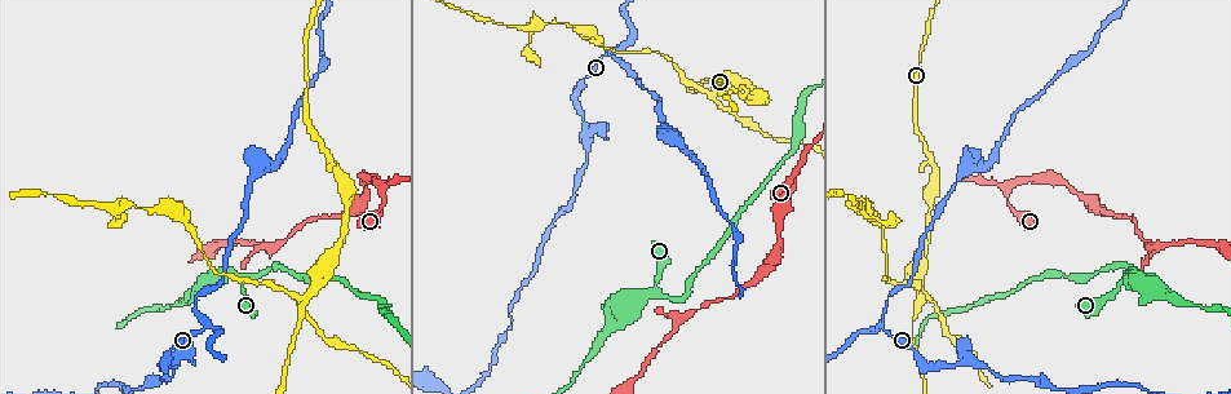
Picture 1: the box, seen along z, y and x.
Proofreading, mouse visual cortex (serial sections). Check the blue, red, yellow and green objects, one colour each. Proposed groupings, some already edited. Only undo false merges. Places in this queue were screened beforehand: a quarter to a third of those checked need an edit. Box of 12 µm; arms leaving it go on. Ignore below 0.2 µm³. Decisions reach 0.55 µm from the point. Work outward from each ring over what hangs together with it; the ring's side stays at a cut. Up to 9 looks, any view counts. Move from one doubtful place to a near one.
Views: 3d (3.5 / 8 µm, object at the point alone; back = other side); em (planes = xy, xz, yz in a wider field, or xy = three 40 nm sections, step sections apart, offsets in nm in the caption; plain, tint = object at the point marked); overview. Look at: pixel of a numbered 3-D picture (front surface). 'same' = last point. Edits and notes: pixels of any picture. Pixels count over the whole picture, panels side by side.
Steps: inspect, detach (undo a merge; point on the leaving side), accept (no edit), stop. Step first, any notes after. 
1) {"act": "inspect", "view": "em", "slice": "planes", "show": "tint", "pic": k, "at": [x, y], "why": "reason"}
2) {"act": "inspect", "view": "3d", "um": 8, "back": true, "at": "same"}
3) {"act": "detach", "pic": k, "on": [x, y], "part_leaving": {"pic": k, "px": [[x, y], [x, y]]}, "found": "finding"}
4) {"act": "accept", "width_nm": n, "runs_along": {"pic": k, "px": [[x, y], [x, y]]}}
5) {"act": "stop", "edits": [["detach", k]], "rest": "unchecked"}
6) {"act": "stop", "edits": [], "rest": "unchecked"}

{"act": "inspect", "view": "3d", "um": 3.5, "pic": 1, "at": [993, 370], "why": "narrows sharply"}

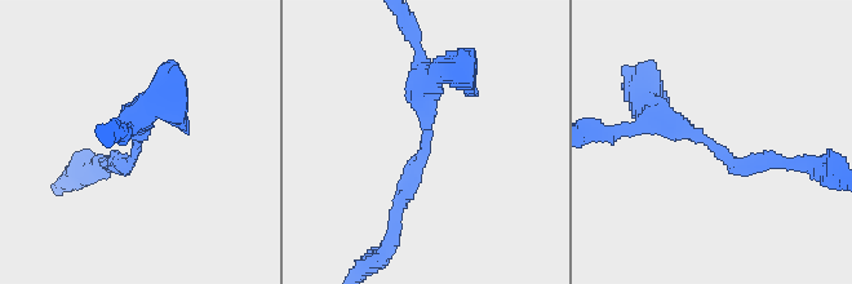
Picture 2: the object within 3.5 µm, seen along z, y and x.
{"act": "inspect", "view": "em", "slice": "xy", "step": 1, "show": "tint", "pic": 2, "at": [711, 143]}

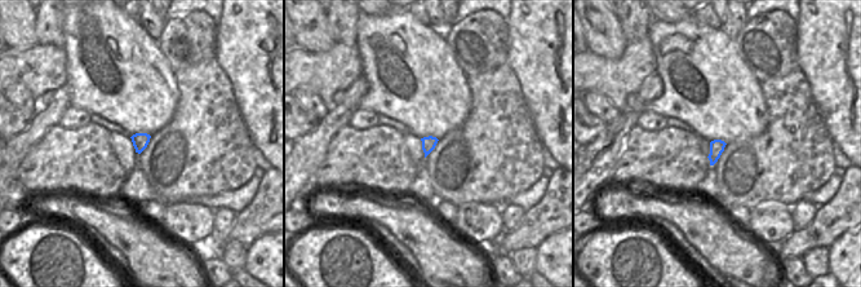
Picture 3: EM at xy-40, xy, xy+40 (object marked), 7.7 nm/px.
{"act": "accept", "runs_along": {"pic": 2, "px": [[420, 62], [427, 138], [399, 208]]}, "found": "continuous, no second cell"}

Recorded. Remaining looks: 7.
{"act": "inspect", "view": "3d", "um": 8, "back": true, "pic": 1, "at": [936, 176], "why": "calibre changes"}

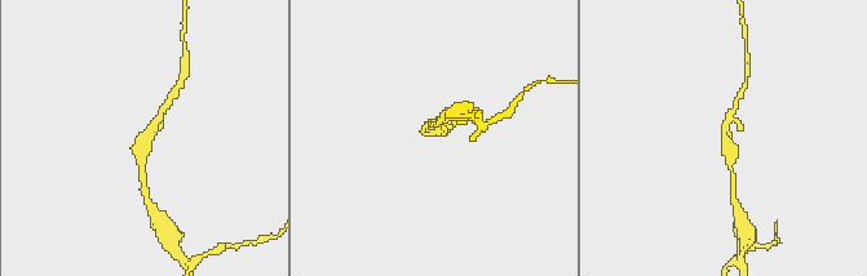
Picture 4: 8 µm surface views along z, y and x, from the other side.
{"act": "inspect", "view": "3d", "um": 3.5, "pic": 4, "at": [148, 133], "why": "closer look"}

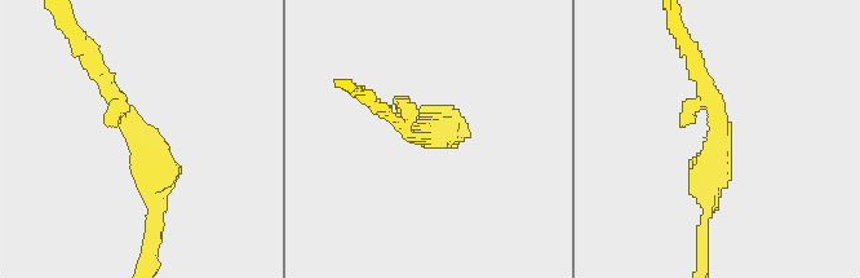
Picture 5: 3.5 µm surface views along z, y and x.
{"act": "inspect", "view": "em", "slice": "xy", "step": 5, "show": "tint", "pic": 5, "at": [141, 140], "arm_widths_nm": [150, 200]}

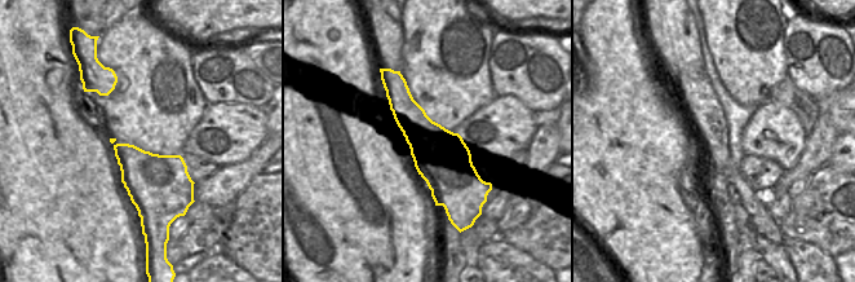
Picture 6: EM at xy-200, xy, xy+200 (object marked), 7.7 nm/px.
{"act": "accept", "runs_along": {"pic": 5, "px": [[97, 70], [156, 153], [156, 220]]}, "found": "all the same cell"}

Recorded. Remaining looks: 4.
{"act": "inspect", "view": "3d", "um": 3.5, "pic": 1, "at": [383, 192], "why": "arms part here"}

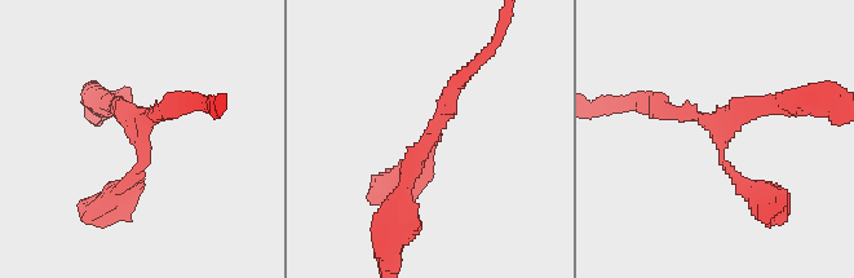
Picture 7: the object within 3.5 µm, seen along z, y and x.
{"act": "inspect", "view": "em", "slice": "xy", "step": 1, "show": "tint", "pic": 7, "at": [141, 131]}

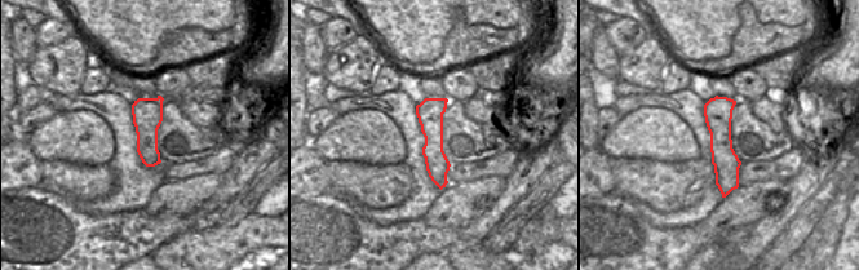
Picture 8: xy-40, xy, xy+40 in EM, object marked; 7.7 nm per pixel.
{"act": "inspect", "view": "em", "slice": "xy", "step": 3, "show": "tint", "at": "same", "why": "cut it another way"}

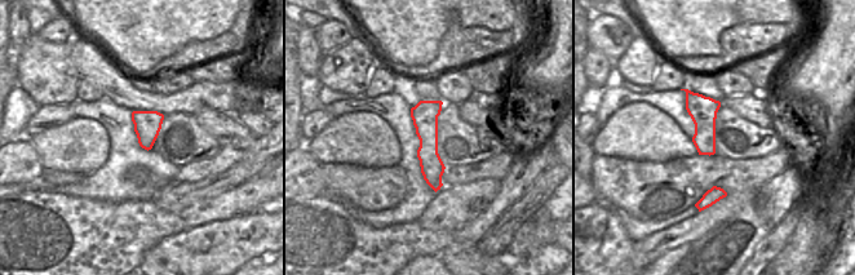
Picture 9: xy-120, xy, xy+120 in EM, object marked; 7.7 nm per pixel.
{"act": "accept", "found": "continuous, no second cell"}

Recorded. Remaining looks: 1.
{"act": "stop", "edits": [], "rest": "unchecked"}

